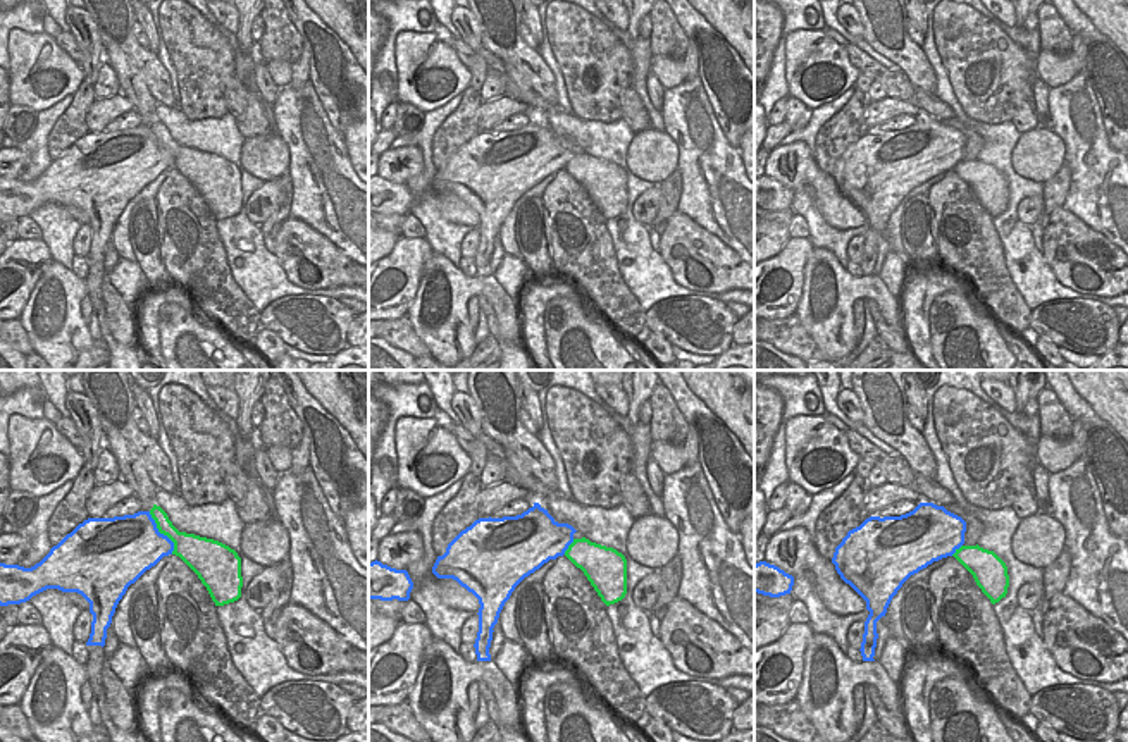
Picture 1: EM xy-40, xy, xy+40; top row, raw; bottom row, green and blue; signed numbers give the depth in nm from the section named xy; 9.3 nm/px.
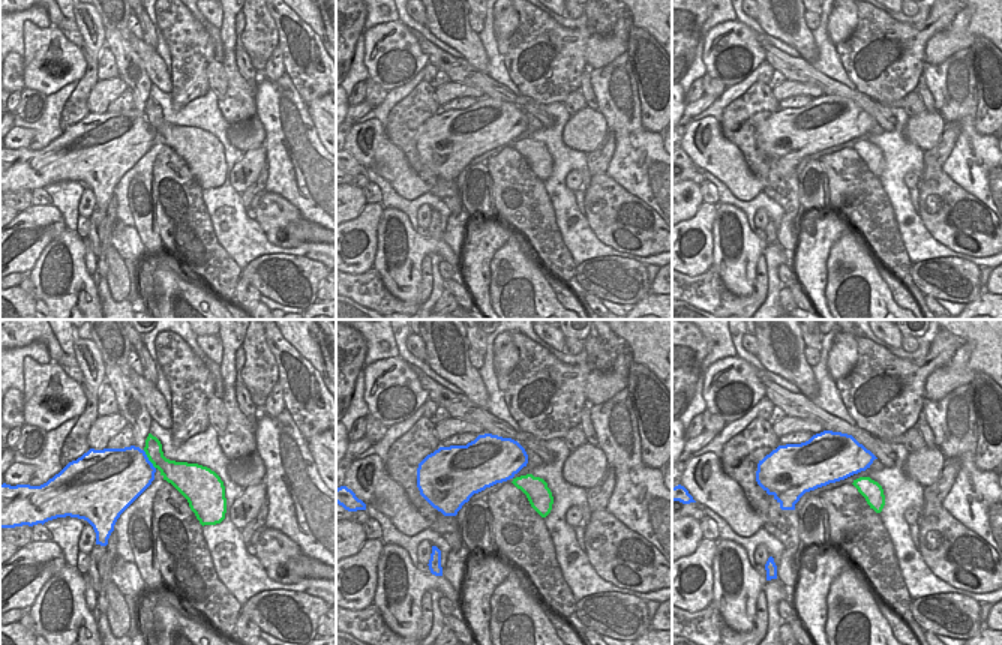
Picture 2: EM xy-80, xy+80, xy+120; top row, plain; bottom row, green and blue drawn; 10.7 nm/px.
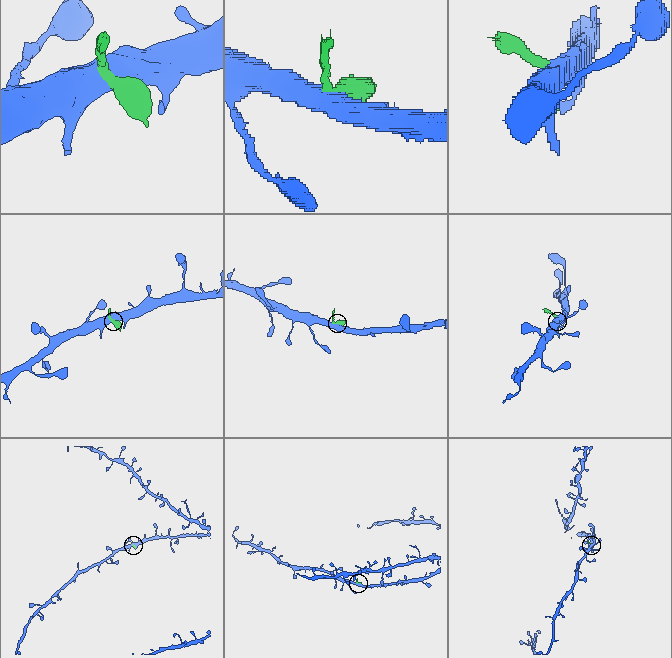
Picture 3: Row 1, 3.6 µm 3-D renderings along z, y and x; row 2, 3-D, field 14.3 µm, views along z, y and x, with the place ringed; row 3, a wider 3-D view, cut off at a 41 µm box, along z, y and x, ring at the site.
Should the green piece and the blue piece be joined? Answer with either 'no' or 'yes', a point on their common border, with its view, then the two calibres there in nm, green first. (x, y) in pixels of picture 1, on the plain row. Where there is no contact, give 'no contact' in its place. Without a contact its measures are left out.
no; meets green in xy-40 at (162, 147); 220 nm thick on the green side, 440 nm on the other

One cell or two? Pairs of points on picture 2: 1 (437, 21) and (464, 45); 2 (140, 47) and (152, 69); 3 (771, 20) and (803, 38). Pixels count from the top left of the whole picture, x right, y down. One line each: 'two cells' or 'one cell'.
1: one cell
2: one cell
3: one cell

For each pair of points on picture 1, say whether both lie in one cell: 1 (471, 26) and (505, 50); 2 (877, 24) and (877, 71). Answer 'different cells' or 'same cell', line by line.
1: different cells
2: different cells

